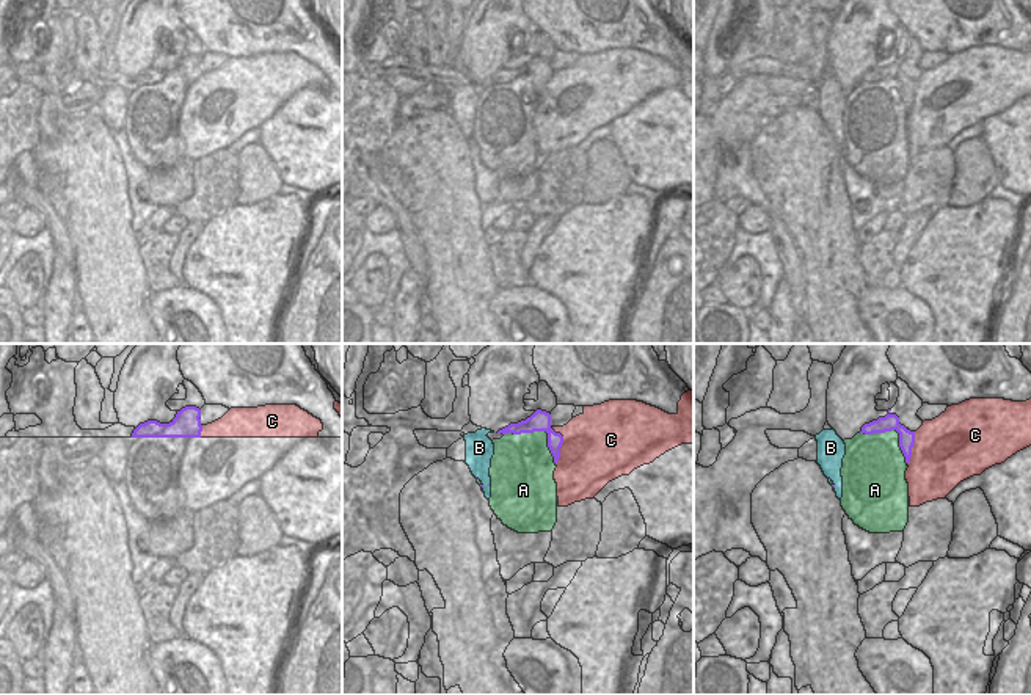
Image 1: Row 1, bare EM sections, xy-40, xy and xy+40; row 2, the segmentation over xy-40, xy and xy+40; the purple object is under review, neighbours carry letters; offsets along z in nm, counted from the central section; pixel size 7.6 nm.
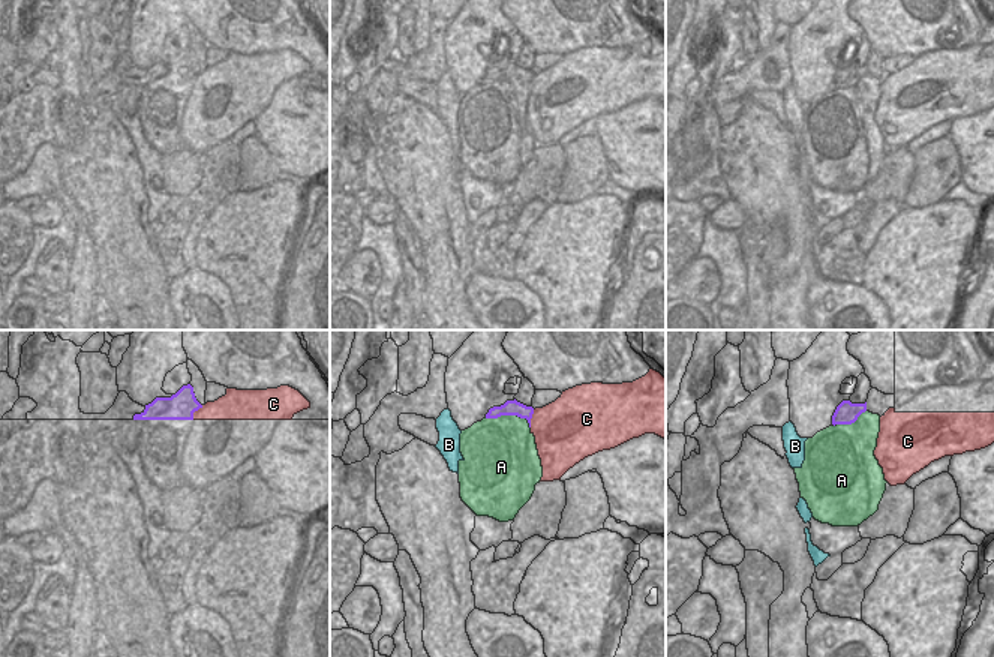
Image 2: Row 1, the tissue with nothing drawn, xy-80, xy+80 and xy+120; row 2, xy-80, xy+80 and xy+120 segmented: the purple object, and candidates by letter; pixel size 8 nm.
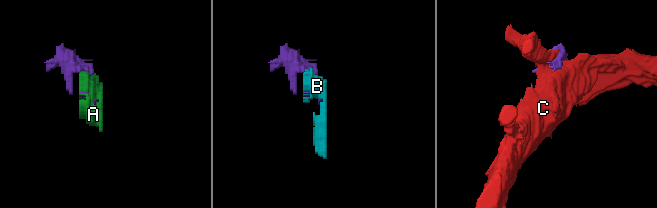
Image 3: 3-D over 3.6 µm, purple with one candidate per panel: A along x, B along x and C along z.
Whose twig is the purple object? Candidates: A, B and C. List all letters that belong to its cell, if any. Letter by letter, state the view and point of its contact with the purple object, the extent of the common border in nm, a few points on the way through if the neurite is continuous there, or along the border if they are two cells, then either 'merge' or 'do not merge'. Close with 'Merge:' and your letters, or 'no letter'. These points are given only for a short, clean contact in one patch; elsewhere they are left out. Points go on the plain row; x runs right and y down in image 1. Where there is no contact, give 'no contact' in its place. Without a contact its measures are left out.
A: xy (540, 79) | 460 nm | merge
B: no contact | do not merge
C: xy (562, 91) | 300 nm | do not merge
Merge: A

